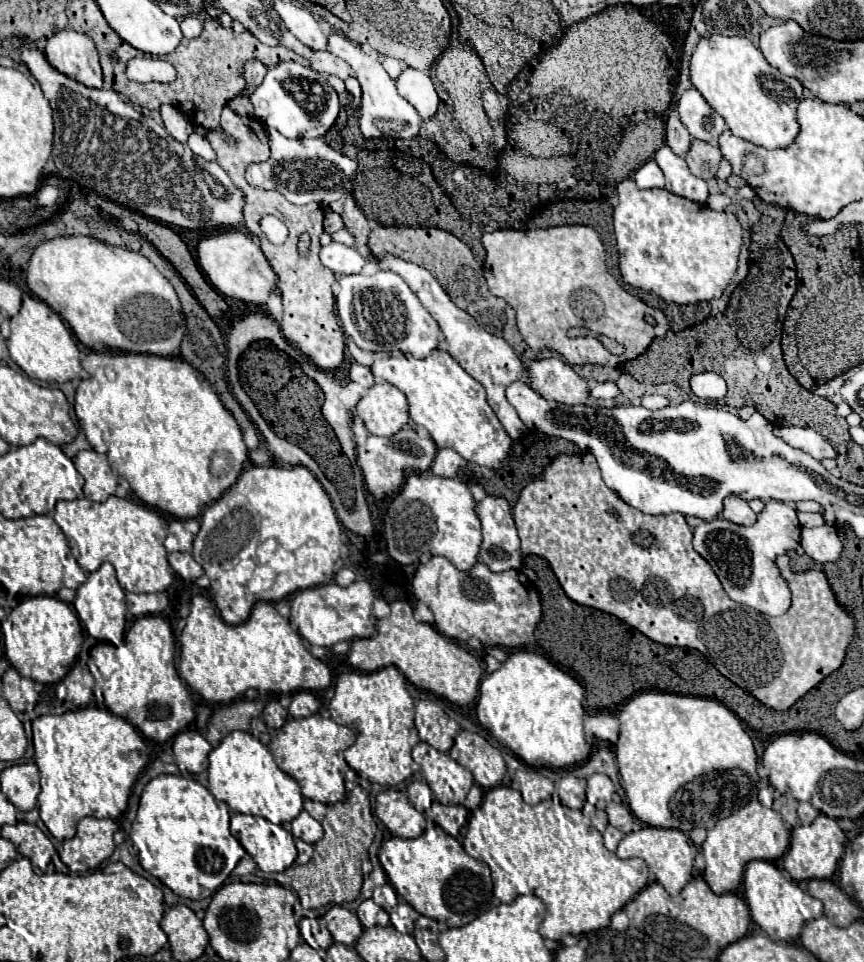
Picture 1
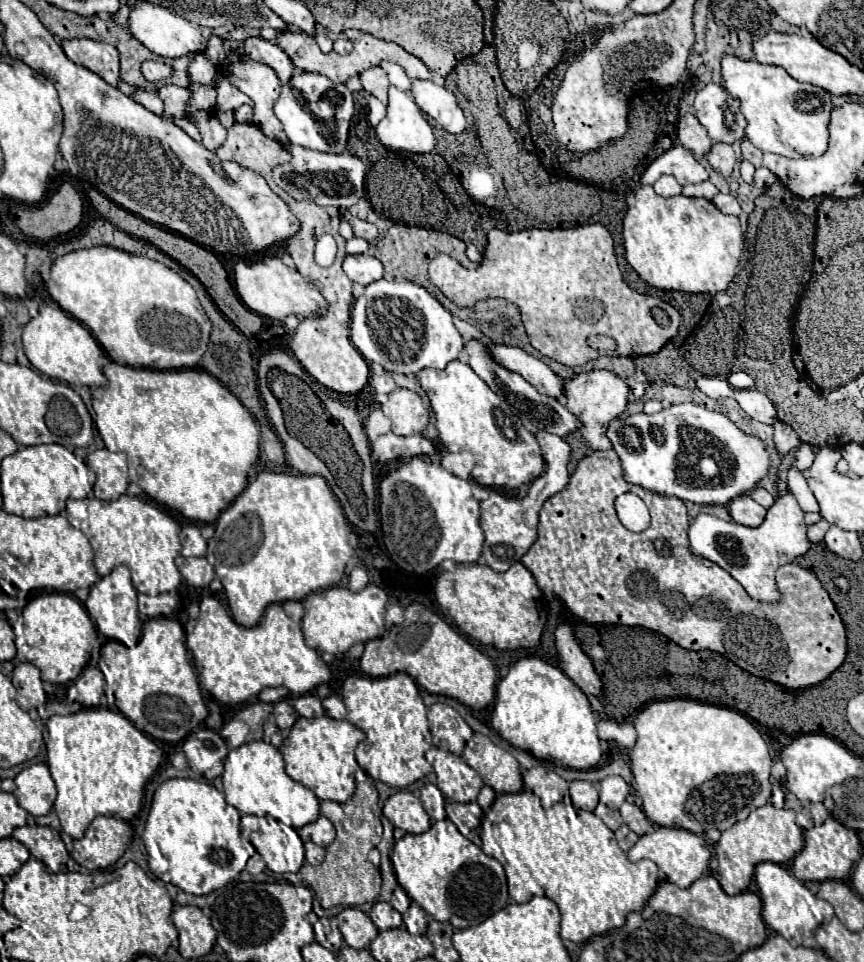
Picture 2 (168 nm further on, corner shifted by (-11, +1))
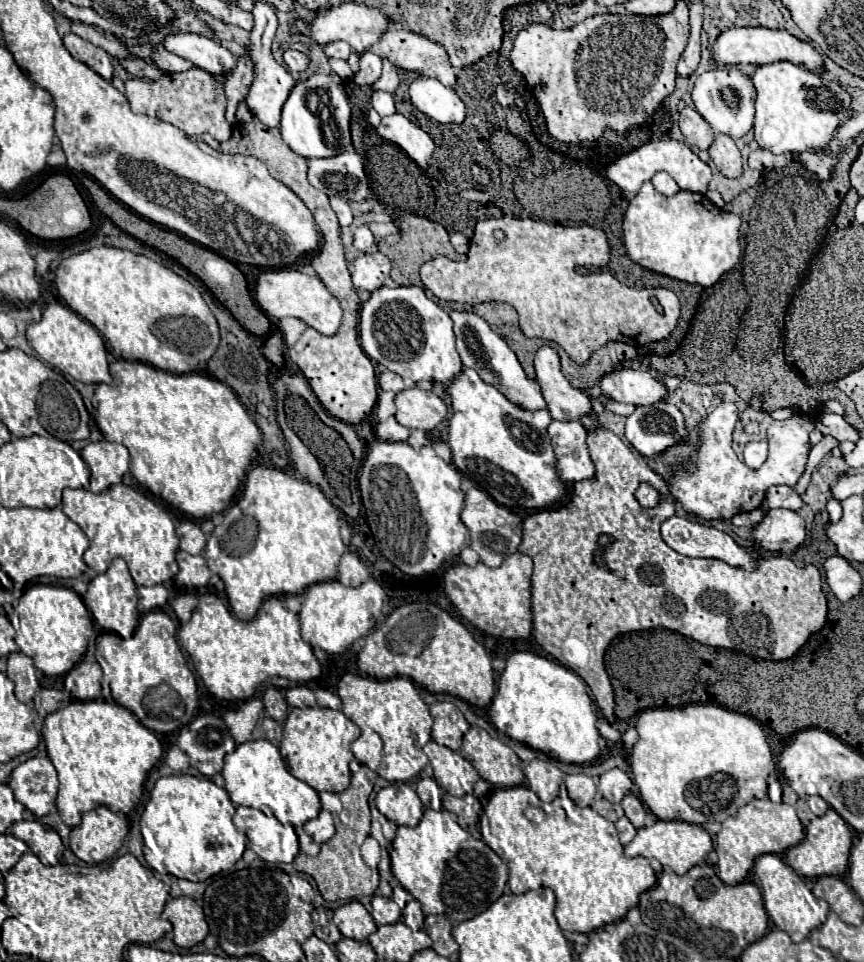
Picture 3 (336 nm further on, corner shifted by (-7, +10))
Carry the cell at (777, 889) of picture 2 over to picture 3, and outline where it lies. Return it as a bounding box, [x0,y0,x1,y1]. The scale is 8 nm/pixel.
[754,854,828,942]

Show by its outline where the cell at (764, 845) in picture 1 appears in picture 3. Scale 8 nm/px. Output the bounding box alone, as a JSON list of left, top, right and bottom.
[716,798,804,884]

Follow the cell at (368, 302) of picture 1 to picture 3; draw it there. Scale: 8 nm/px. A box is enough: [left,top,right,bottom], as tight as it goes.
[360,286,462,382]

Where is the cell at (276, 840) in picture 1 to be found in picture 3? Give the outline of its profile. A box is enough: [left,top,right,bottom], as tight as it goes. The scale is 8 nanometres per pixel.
[232,806,300,862]

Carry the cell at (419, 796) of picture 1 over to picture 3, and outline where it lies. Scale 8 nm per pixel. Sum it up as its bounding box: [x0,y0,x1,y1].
[416,778,442,810]

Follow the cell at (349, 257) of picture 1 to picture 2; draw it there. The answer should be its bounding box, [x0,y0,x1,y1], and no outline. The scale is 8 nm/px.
[342,253,384,285]

